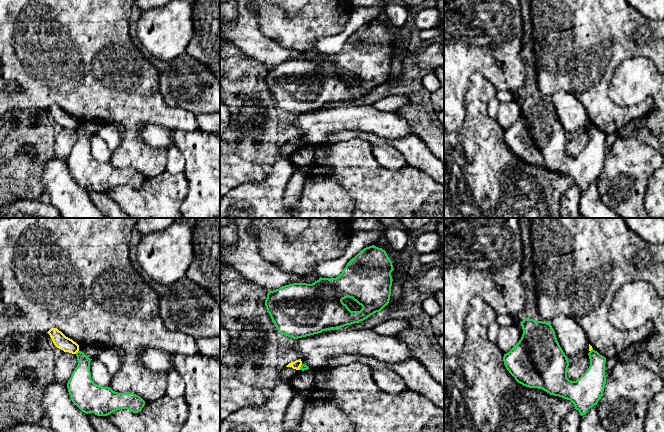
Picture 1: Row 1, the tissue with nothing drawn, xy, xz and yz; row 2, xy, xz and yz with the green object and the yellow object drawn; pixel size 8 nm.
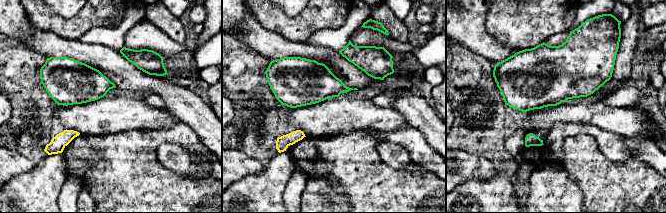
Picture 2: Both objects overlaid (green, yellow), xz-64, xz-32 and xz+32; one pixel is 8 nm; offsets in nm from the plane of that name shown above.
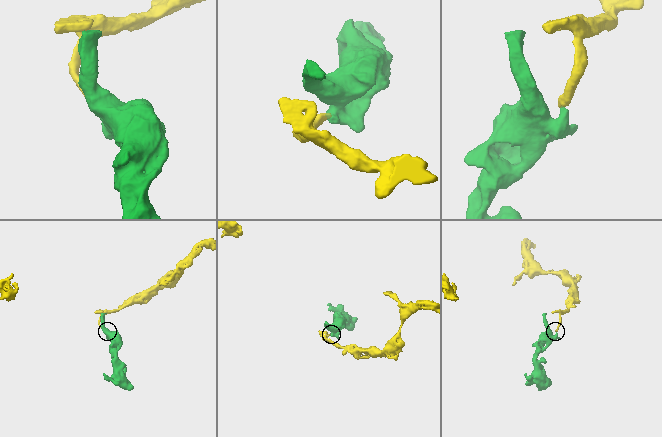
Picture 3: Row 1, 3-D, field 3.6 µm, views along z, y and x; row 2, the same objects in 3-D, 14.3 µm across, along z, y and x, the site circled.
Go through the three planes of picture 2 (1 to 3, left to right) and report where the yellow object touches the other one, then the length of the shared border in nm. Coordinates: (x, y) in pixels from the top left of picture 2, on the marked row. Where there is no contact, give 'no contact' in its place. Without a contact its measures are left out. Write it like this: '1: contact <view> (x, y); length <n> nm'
1: no contact
2: no contact
3: no contact

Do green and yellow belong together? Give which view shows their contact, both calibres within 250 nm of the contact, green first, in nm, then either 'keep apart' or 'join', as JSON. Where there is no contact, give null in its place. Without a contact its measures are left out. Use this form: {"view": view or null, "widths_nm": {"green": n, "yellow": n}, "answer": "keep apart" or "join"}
{"view": "xy", "widths_nm": {"green": 190, "yellow": 120}, "answer": "keep apart"}

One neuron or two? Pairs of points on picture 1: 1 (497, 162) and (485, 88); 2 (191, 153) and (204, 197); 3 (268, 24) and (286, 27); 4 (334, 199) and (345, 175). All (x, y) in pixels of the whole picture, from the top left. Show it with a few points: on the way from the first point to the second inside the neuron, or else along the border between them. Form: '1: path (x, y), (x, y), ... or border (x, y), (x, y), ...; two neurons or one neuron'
1: path (480, 144), (480, 106); one neuron
2: path (202, 164), (204, 166), (204, 186); one neuron
3: path (272, 24), (282, 27); one neuron
4: border (320, 174), (334, 179), (347, 192), (353, 205); two neurons

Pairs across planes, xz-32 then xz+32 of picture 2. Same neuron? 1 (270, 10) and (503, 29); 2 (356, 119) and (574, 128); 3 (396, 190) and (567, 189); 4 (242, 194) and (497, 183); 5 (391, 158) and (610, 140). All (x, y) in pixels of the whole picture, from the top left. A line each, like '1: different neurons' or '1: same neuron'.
1: same neuron
2: different neurons
3: different neurons
4: same neuron
5: same neuron

